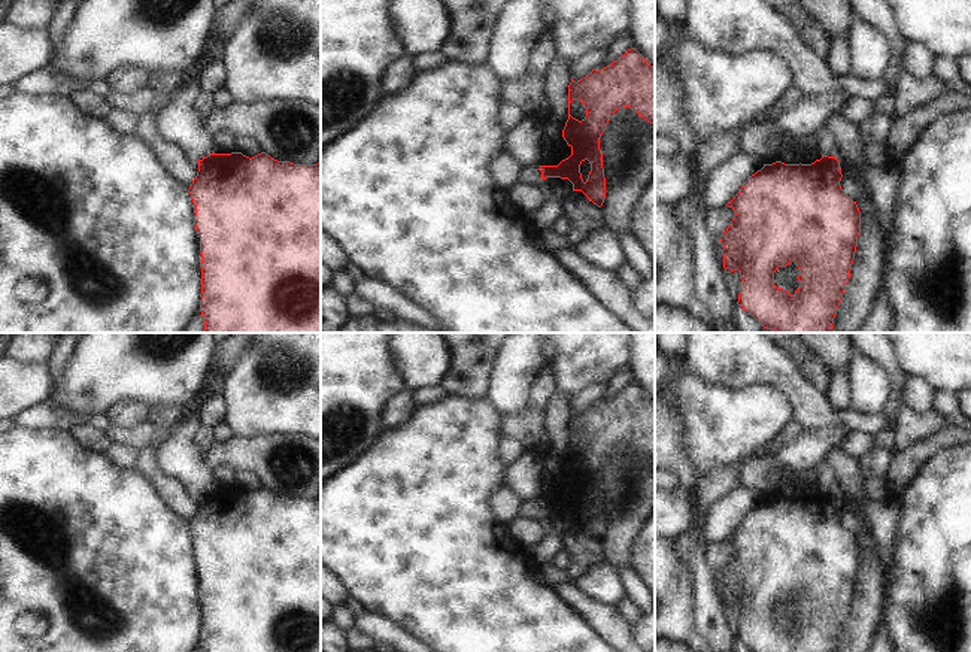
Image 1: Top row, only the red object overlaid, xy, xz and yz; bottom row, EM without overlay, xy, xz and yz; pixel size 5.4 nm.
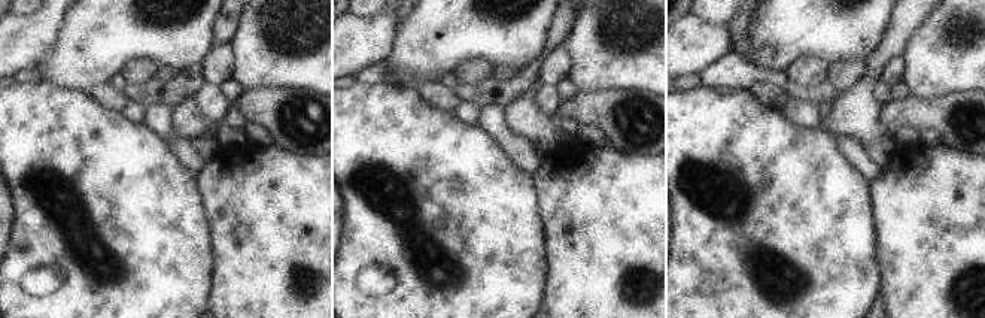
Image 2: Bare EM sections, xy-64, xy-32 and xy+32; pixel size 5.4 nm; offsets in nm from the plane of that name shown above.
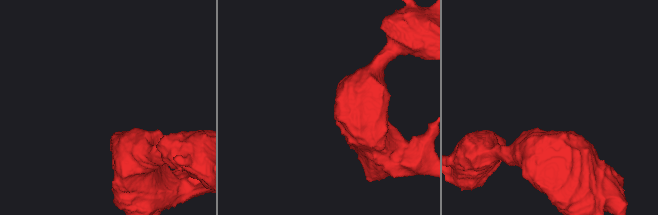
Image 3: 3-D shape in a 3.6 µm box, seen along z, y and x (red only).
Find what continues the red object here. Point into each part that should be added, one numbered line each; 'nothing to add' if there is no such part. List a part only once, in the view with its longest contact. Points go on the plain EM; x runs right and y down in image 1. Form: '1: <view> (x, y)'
nothing to add

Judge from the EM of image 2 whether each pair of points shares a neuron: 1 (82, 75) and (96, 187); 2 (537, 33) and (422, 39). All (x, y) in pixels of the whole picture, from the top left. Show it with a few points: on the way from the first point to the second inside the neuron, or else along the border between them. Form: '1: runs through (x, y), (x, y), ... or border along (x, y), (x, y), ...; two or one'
1: border along (49, 84), (85, 93); two
2: runs through (508, 33), (450, 33); one

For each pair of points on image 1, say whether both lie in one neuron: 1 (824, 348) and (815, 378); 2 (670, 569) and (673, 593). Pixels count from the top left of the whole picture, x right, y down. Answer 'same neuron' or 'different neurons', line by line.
1: different neurons
2: same neuron

